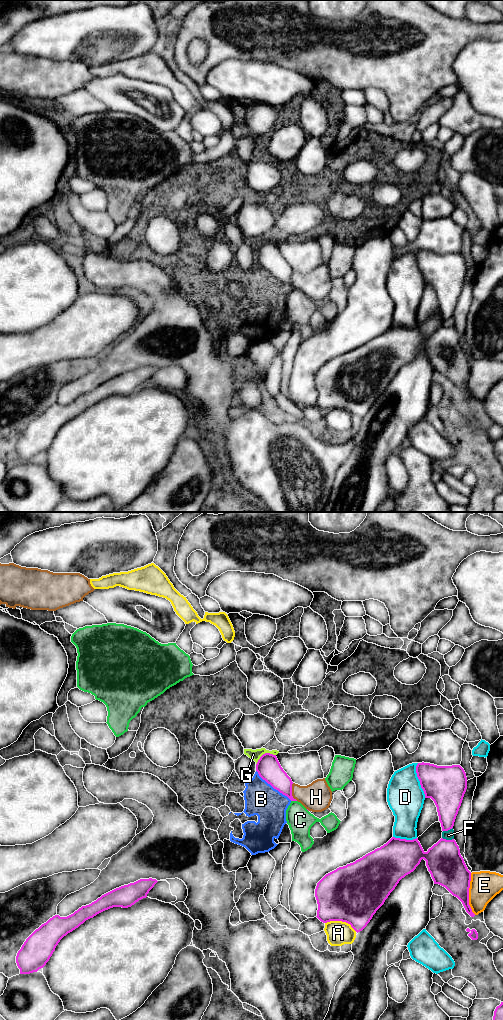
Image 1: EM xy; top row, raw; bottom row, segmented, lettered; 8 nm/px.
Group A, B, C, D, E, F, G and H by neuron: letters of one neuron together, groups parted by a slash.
A / B G / C / D / E / F / H

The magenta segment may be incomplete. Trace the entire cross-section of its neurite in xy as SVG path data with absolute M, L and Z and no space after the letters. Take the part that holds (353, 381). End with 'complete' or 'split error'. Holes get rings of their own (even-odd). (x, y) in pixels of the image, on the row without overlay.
M395 325L355 350L326 362L317 371L315 377L318 392L316 405L323 411L330 409L346 410L357 421L362 419L376 399L384 392L399 369L413 360L422 347L426 349L426 354L434 372L445 375L462 390L466 400L474 405L475 402L469 393L471 360L460 342L456 329L441 326L425 340L418 326L406 328Z; complete

